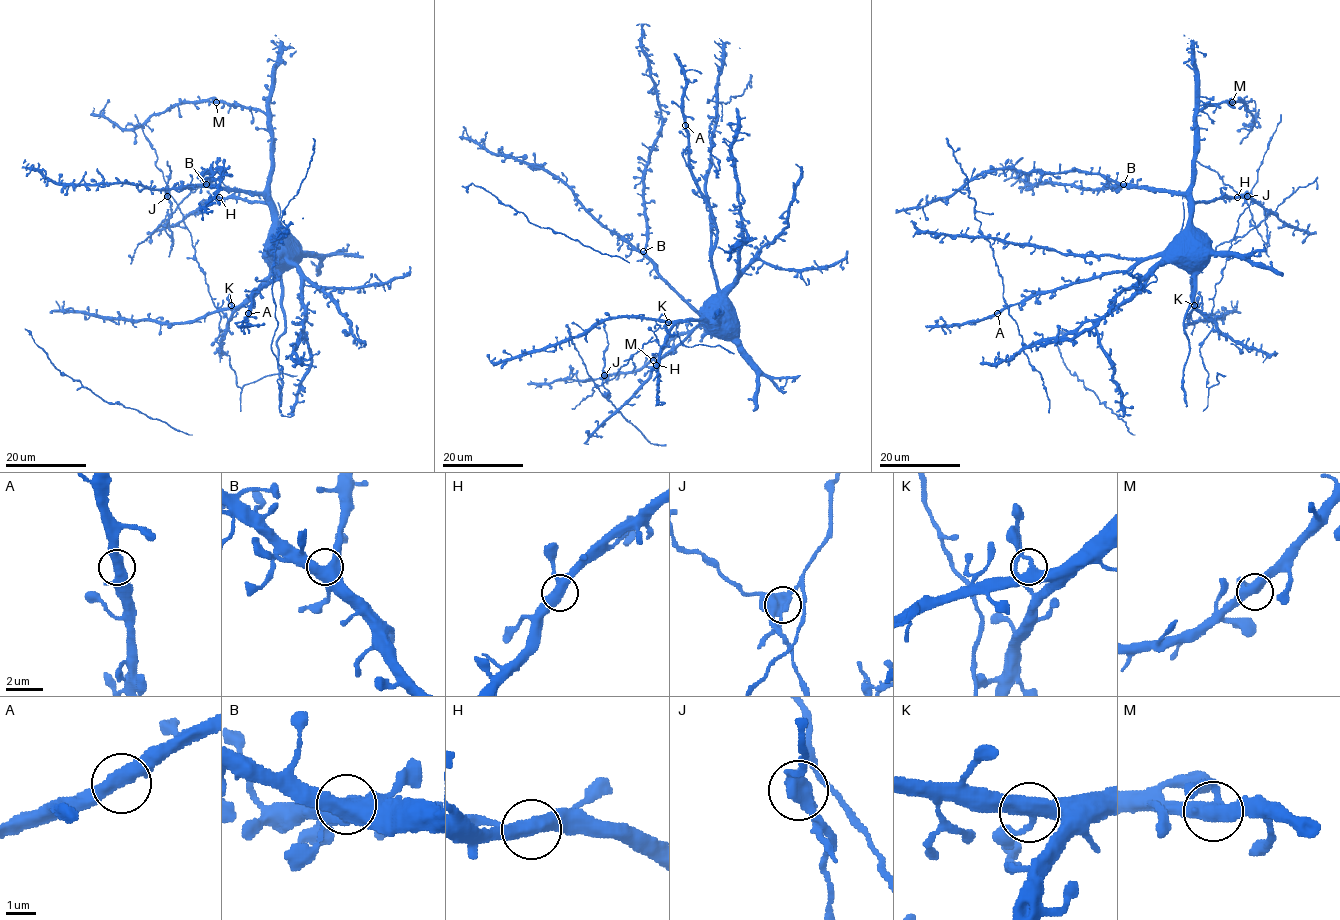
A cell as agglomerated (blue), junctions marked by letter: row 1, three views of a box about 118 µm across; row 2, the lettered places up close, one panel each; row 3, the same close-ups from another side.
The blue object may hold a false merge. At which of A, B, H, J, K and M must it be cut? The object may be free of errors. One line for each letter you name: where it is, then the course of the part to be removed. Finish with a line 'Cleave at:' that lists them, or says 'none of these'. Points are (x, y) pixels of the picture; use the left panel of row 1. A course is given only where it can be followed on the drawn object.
J: Place: (167, 196). Course of the part to remove: (167, 196), (171, 217), (165, 230), (172, 242), (168, 217), (185, 197), (214, 179), (219, 179), (229, 189)
Cleave at: J

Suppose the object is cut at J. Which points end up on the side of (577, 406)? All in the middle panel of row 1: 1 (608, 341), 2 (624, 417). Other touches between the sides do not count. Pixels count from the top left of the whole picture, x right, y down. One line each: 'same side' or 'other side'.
1: other side
2: other side

